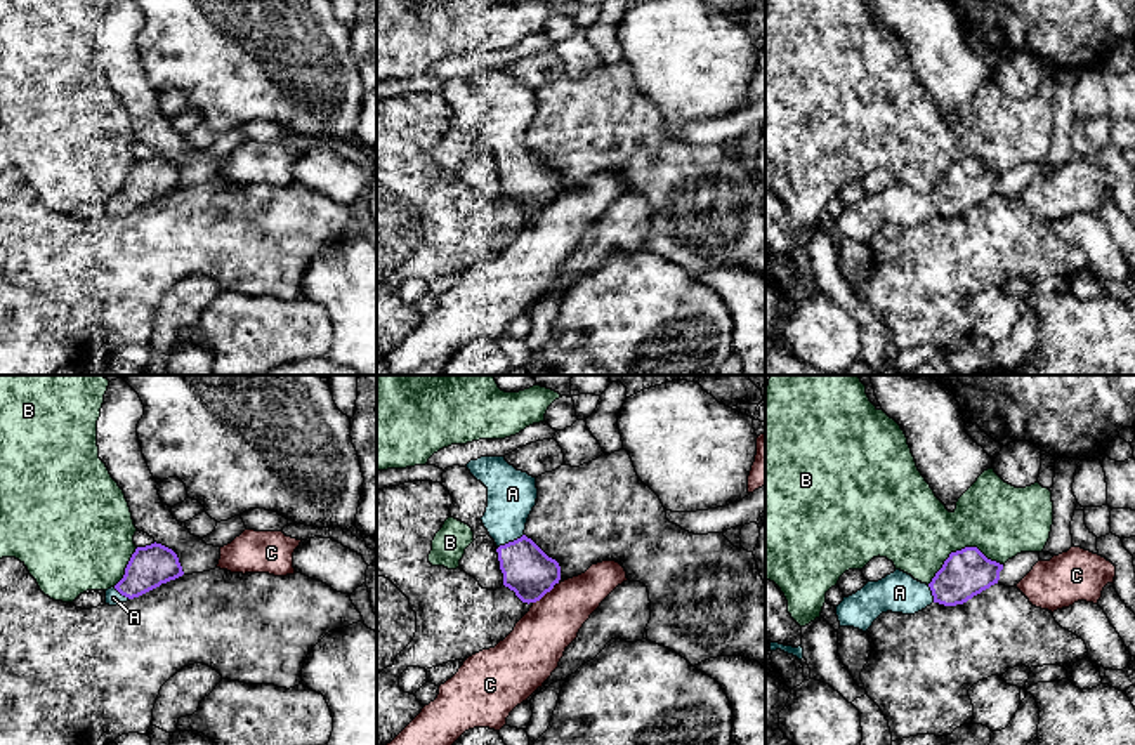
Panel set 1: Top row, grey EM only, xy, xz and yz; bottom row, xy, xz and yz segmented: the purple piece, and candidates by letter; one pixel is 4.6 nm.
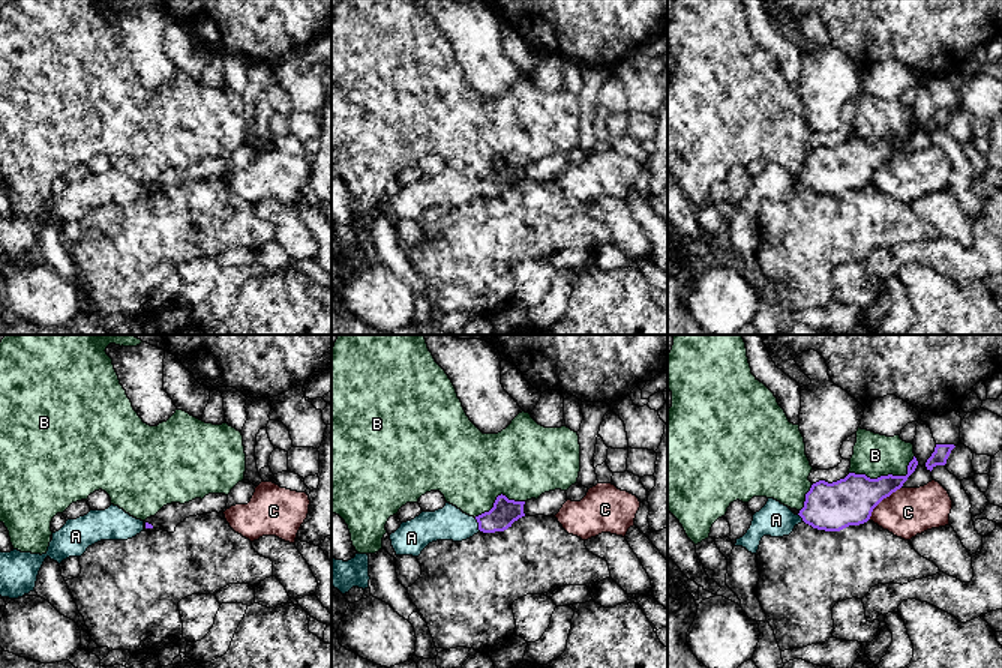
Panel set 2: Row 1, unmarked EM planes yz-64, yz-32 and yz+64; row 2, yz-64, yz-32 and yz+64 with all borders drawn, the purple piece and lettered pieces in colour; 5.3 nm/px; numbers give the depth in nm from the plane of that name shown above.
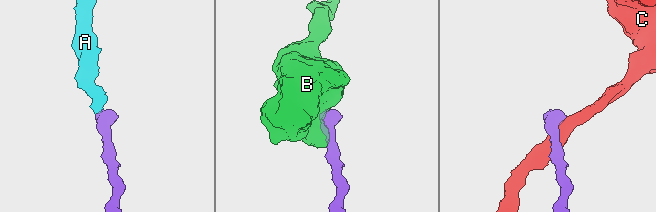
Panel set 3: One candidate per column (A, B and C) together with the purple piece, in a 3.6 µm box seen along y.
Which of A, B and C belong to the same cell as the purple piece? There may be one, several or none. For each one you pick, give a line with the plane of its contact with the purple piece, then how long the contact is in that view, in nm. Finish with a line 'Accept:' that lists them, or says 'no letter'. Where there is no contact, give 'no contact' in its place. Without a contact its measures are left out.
A: meets purple in xz; contact 140 nm long
Accept: A

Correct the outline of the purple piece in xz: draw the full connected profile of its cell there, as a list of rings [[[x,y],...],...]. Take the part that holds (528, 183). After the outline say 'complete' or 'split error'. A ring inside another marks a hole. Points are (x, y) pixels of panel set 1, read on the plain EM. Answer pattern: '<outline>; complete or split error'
[[[481,68],[467,80],[488,99],[481,132],[498,158],[503,196],[522,214],[540,212],[559,194],[561,177],[524,146],[538,109],[536,89],[517,82],[505,68]]]; split error

